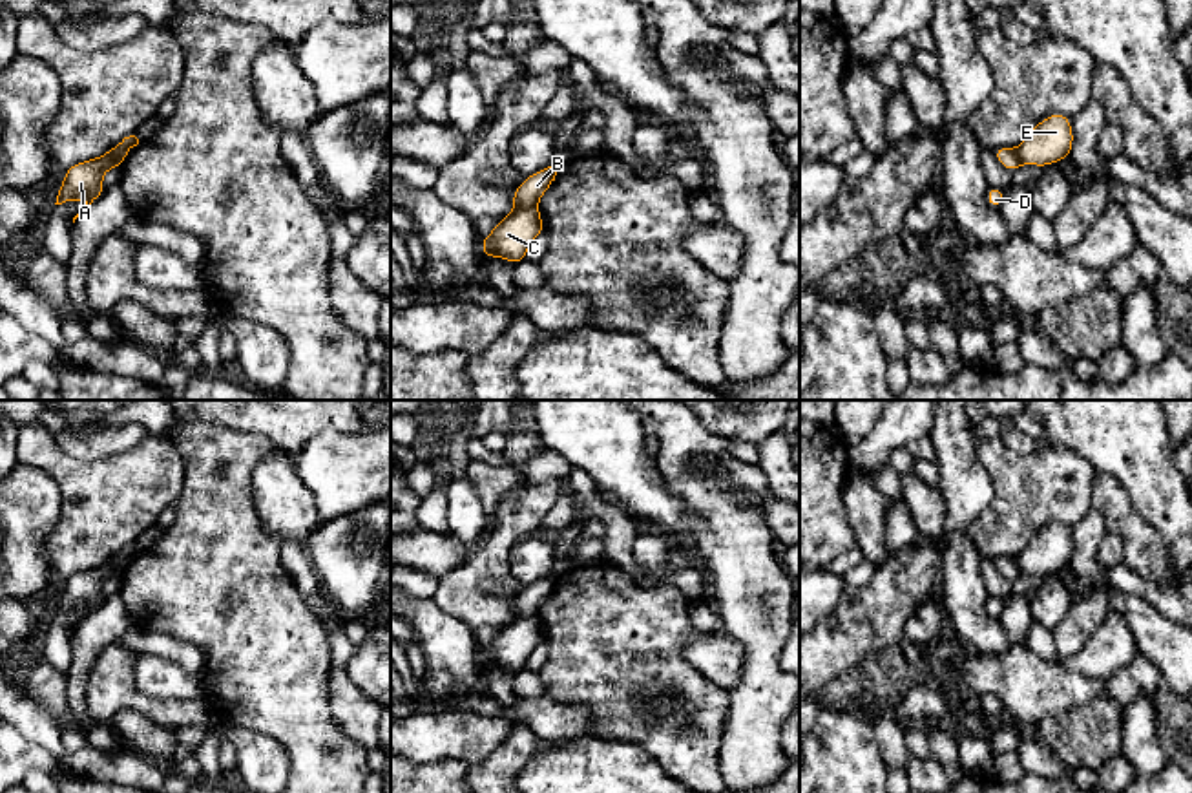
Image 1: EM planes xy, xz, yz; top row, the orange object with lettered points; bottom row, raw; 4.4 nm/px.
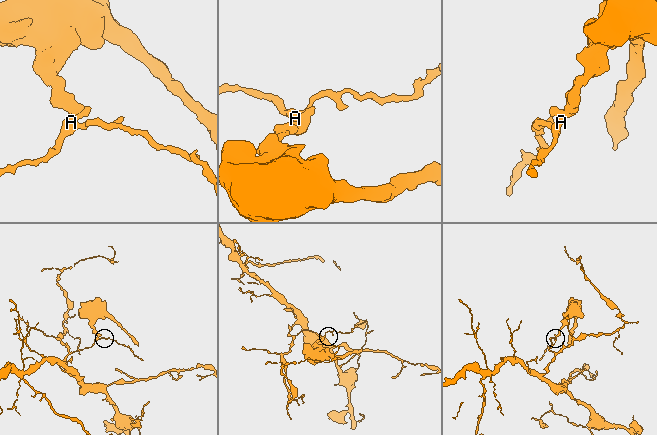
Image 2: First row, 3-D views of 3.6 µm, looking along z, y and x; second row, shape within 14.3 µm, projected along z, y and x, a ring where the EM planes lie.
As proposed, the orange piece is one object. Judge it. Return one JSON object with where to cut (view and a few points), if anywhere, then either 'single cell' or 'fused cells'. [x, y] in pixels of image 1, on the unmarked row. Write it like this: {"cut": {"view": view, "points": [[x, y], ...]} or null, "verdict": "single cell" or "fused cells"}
{"cut": {"view": "xz", "points": [[535, 614], [517, 618]]}, "verdict": "fused cells"}

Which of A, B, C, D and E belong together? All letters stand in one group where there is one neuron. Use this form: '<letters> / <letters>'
A B D / C E

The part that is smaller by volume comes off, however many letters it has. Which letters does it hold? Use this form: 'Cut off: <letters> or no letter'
Cut off: C, E

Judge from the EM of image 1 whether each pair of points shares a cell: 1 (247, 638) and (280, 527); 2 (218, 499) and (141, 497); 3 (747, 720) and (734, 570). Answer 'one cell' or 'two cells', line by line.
1: two cells
2: two cells
3: one cell

